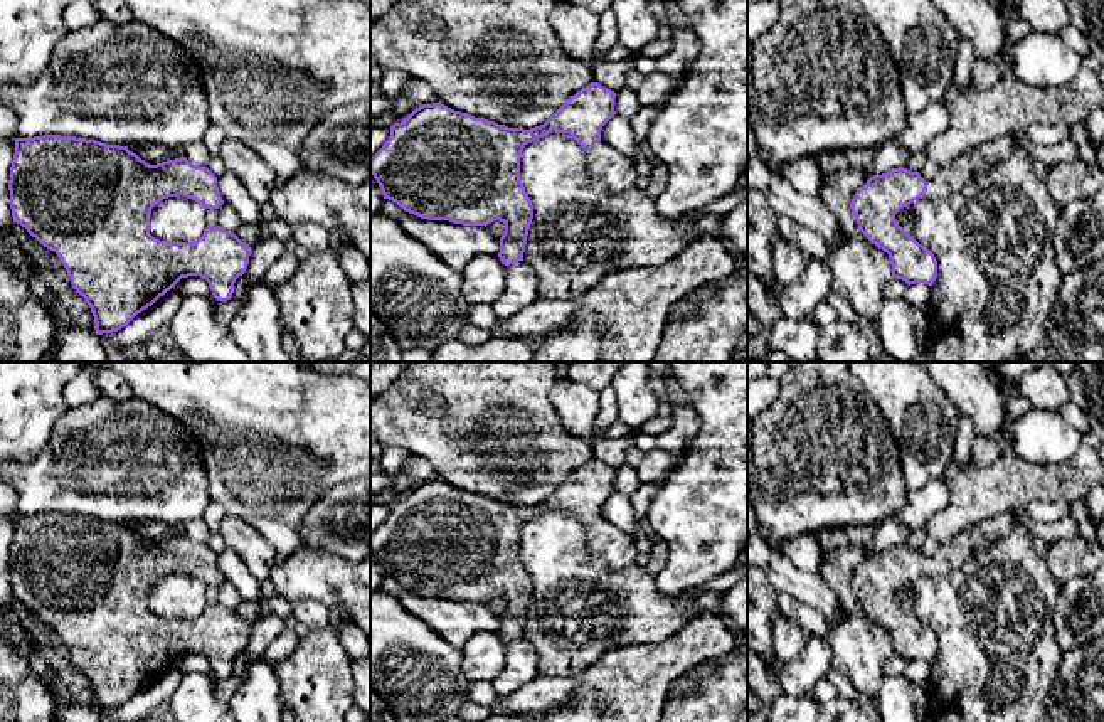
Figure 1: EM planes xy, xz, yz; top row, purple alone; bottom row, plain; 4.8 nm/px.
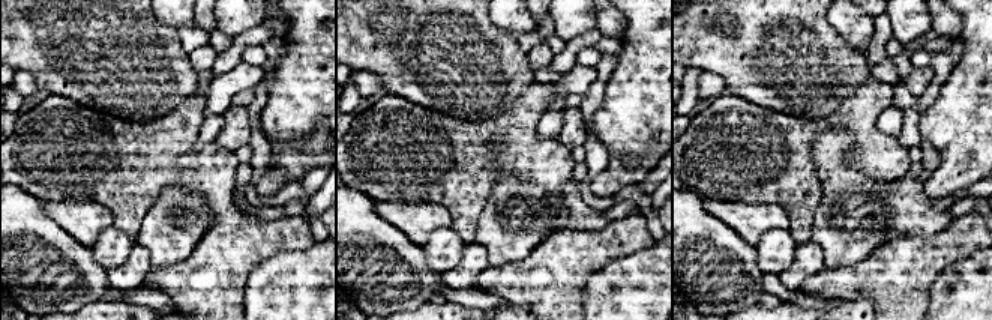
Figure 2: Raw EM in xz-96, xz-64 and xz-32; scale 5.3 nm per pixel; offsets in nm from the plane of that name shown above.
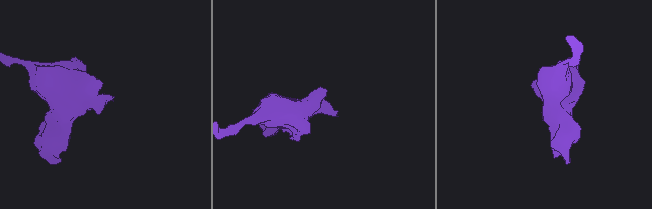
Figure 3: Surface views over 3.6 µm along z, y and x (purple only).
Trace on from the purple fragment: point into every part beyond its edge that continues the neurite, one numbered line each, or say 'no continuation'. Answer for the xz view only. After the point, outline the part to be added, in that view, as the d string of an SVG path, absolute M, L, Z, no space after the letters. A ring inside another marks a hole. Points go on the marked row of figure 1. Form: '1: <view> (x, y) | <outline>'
1: xz (616, 172) | M597 141L587 151L587 168L589 175L596 182L601 182L611 194L623 194L634 188L640 177L633 160L604 141Z

